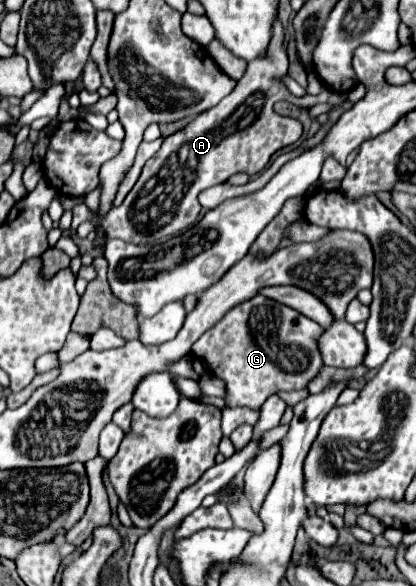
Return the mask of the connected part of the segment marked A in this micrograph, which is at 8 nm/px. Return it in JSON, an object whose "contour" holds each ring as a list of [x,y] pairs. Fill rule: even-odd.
{"contour":[[[276,18],[268,58],[248,62],[246,74],[238,80],[236,88],[226,98],[222,98],[220,104],[198,114],[192,122],[186,124],[186,128],[164,140],[156,156],[146,162],[138,182],[120,208],[112,208],[106,216],[100,218],[84,202],[80,202],[72,208],[71,228],[77,229],[82,222],[90,220],[96,228],[102,228],[106,241],[120,238],[130,244],[158,244],[160,240],[177,235],[194,225],[202,210],[198,202],[198,194],[202,190],[226,182],[236,172],[246,172],[250,176],[258,174],[268,166],[274,152],[294,144],[302,136],[302,124],[298,124],[294,118],[276,114],[272,106],[278,100],[288,100],[298,106],[312,106],[326,100],[334,104],[336,92],[324,90],[320,96],[296,98],[284,86],[280,86],[276,76],[280,78],[288,70],[288,58],[282,50],[282,40],[282,24]],[[226,126],[230,126],[230,134],[226,134]],[[142,216],[152,216],[152,224]]]}

